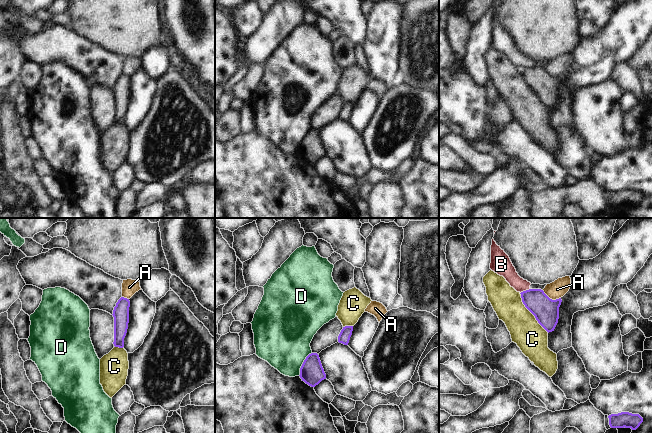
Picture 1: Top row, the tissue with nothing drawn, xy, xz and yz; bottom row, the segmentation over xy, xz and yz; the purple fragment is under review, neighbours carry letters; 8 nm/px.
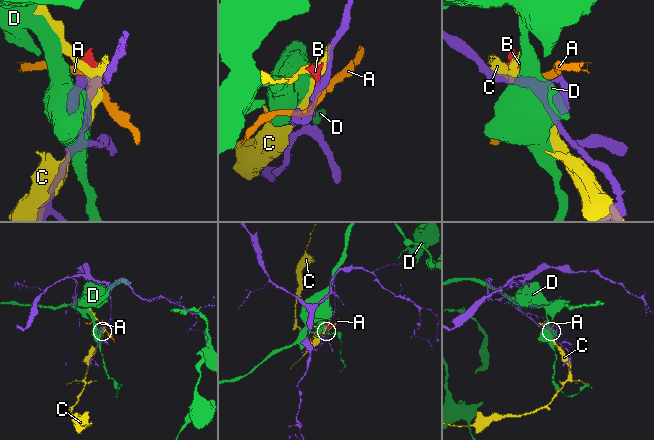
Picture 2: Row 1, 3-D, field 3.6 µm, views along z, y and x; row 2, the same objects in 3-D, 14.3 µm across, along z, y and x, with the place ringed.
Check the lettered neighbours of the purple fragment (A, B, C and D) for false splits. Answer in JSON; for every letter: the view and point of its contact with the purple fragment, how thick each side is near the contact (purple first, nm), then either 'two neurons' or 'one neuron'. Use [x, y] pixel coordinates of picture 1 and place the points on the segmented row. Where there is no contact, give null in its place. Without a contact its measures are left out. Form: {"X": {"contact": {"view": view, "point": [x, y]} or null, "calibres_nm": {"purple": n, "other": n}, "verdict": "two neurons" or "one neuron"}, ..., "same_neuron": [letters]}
{"A": {"contact": {"view": "yz", "point": [551, 299]}, "calibres_nm": {"purple": 200, "other": 140}, "verdict": "two neurons"}, "B": {"contact": {"view": "yz", "point": [524, 291]}, "calibres_nm": {"purple": 200, "other": 140}, "verdict": "two neurons"}, "C": {"contact": {"view": "yz", "point": [531, 312]}, "calibres_nm": {"purple": 200, "other": 260}, "verdict": "two neurons"}, "D": {"contact": {"view": "xz", "point": [302, 364]}, "calibres_nm": {"purple": 190, "other": 440}, "verdict": "two neurons"}, "same_neuron": []}

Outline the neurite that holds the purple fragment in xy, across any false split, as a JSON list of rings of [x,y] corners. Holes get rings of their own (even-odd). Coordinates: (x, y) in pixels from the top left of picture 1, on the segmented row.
[[[121,297],[113,310],[114,317],[114,346],[123,348],[124,338],[127,333],[129,323],[129,307],[130,301],[127,298]]]

